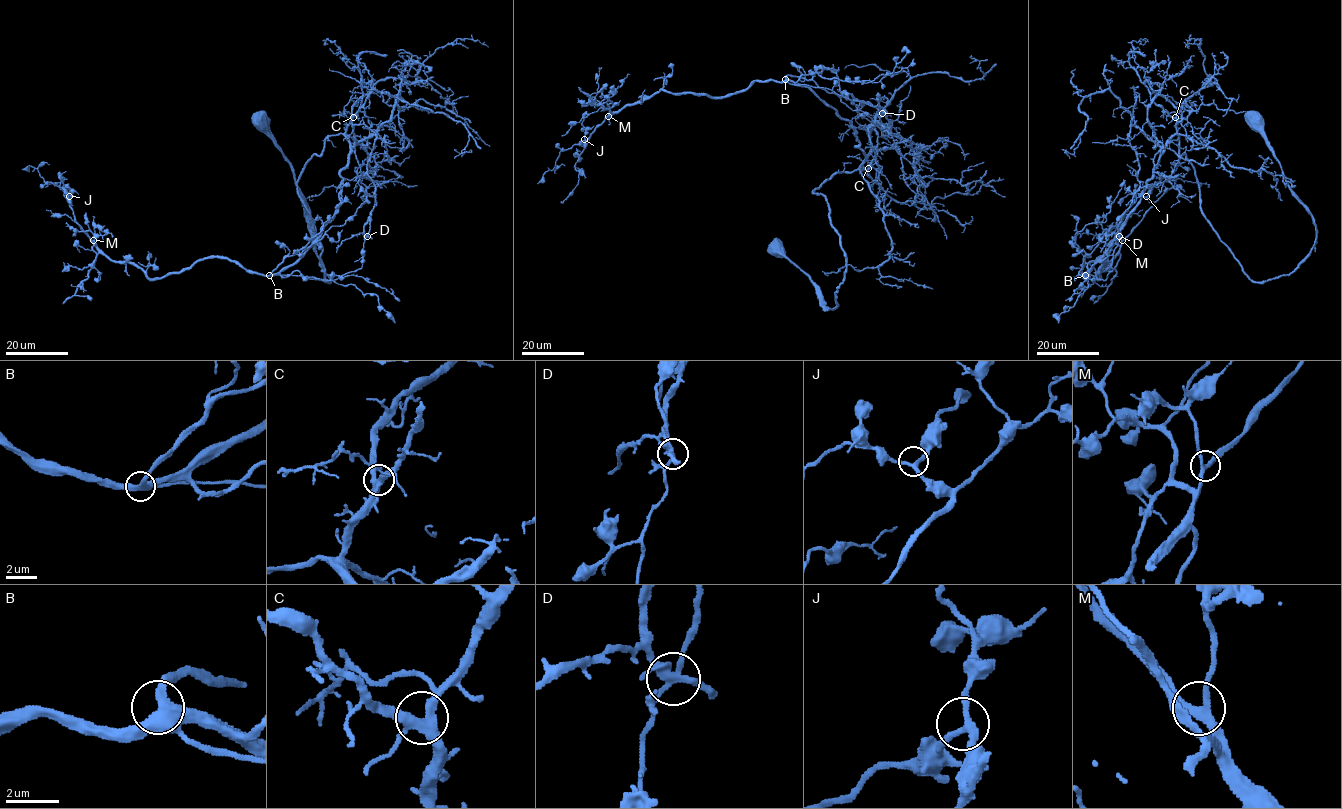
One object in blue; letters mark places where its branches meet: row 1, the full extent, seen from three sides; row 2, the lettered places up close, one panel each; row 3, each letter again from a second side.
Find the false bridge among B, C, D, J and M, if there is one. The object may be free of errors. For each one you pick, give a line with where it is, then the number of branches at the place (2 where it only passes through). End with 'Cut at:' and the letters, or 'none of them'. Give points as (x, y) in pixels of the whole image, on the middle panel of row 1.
Cut at: none of them

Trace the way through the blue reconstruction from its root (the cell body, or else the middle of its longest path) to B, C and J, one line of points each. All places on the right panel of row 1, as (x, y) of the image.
B: (1255, 122), (1314, 222), (1293, 271), (1245, 274), (1202, 212), (1176, 133), (1085, 275)
C: (1255, 122), (1315, 226), (1299, 265), (1261, 282), (1202, 212), (1175, 117)
J: (1255, 122), (1314, 222), (1289, 275), (1245, 274), (1176, 133), (1088, 275), (1146, 196)

